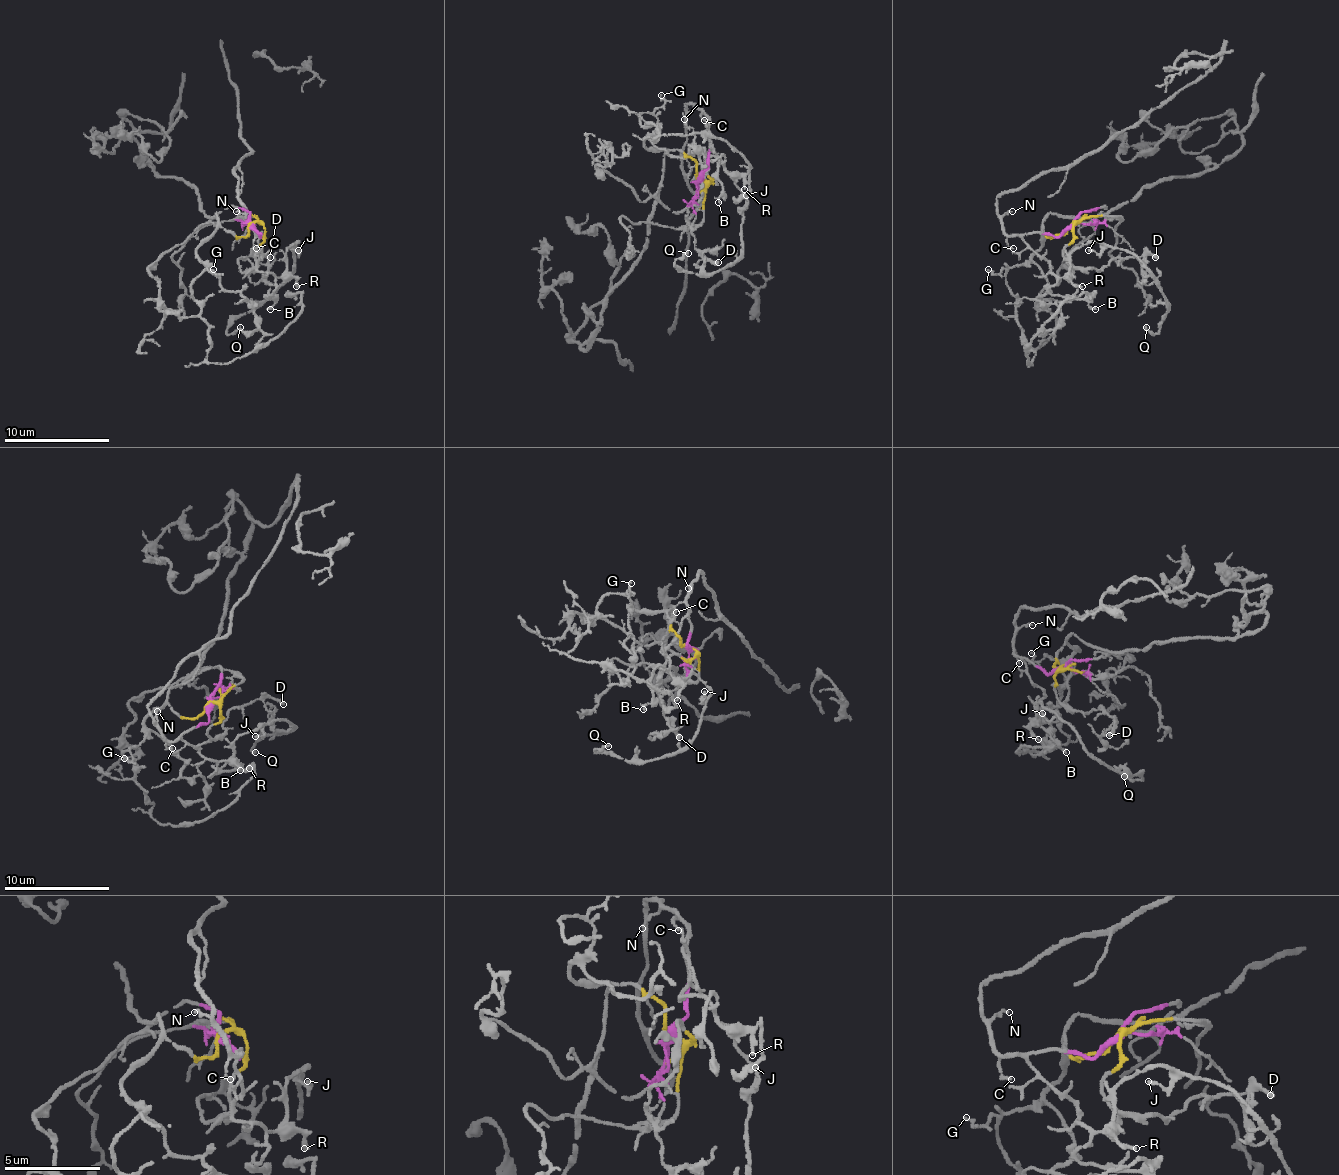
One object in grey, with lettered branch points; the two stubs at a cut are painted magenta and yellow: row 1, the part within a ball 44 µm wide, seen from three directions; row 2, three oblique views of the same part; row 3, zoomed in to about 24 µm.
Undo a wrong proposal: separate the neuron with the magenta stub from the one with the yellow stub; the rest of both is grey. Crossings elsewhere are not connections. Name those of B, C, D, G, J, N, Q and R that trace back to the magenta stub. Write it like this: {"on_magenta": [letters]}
{"on_magenta": ["B", "C", "J", "N", "Q", "R"]}

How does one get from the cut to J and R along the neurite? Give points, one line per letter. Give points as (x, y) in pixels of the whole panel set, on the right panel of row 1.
J: (1072, 224), (1056, 237), (1022, 237), (1056, 276), (1090, 240), (1101, 245), (1088, 250)
R: (1072, 224), (1056, 237), (1038, 232), (1022, 237), (1056, 276), (1066, 276), (1082, 287)

